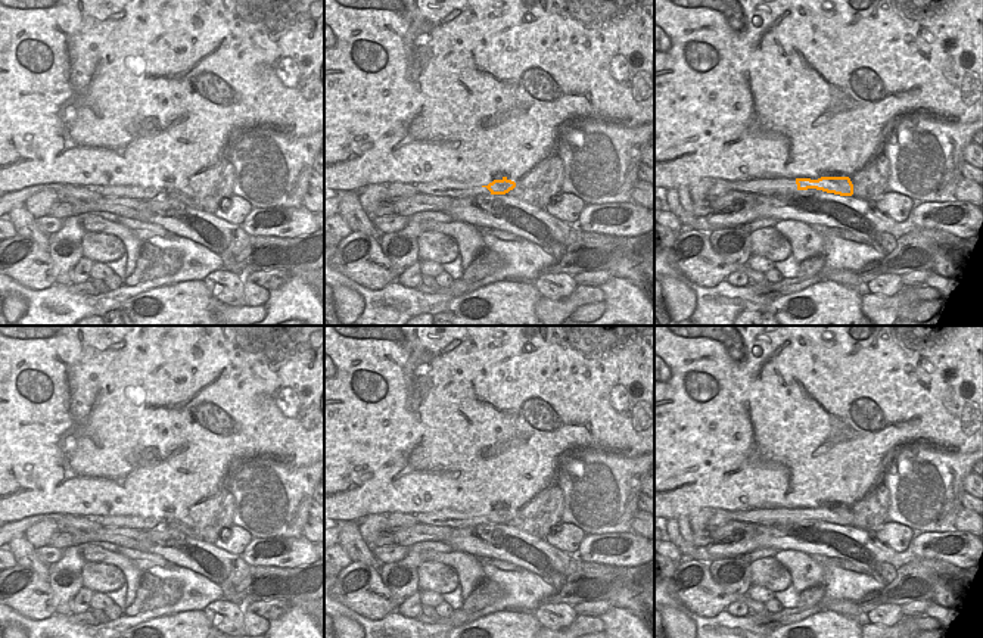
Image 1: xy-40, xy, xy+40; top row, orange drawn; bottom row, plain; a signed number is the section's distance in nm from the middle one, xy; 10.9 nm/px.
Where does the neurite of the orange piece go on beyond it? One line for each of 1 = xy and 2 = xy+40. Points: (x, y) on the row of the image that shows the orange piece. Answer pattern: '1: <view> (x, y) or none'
1: xy (453, 189)
2: xy+40 (774, 186)

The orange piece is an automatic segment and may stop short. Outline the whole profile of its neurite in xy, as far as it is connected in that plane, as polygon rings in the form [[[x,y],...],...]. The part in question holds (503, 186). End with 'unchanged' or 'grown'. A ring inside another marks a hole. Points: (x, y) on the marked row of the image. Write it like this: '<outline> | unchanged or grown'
[[[503,177],[494,180],[488,186],[472,186],[454,180],[441,180],[433,183],[414,184],[419,193],[430,196],[447,196],[452,199],[464,199],[476,194],[506,194],[516,187],[516,183]]] | grown

